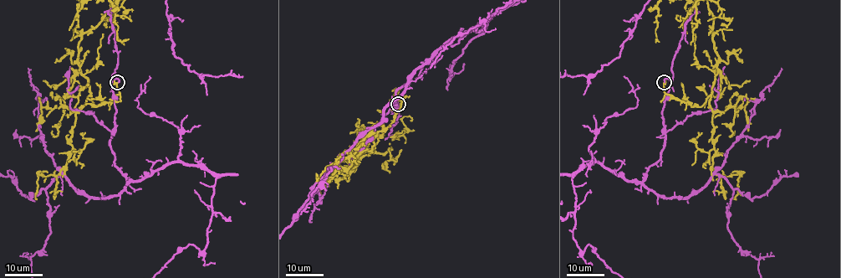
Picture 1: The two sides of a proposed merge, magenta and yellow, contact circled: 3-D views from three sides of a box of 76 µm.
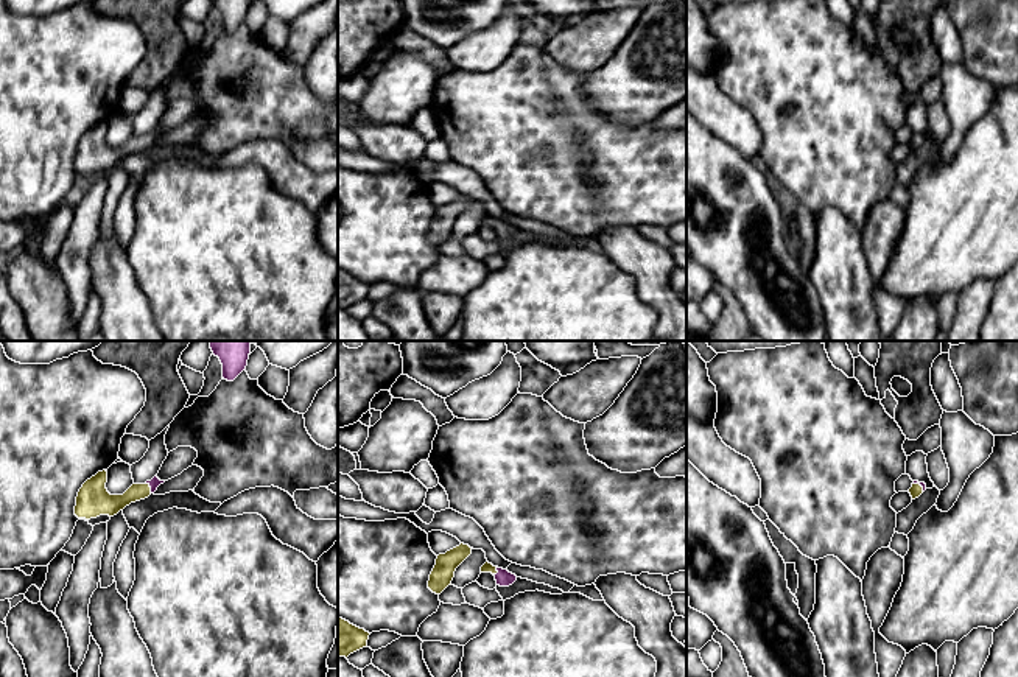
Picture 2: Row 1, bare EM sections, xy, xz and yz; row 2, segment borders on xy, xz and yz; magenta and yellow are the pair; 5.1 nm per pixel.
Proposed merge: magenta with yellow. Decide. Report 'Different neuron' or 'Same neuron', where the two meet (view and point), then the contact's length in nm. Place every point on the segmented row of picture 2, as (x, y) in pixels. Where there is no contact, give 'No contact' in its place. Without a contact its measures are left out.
Different neuron. Touches magenta at xy (150, 486). Shared border 70 nm

